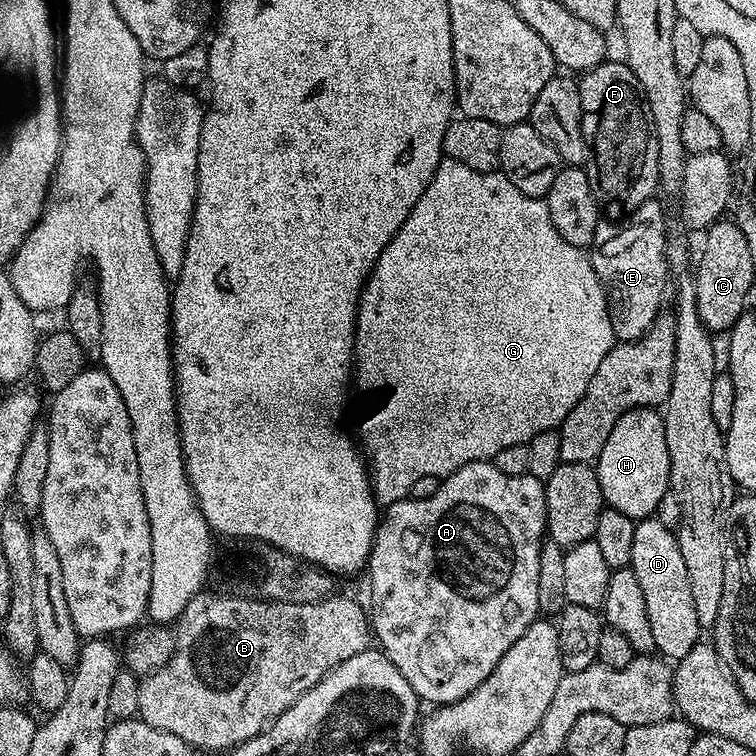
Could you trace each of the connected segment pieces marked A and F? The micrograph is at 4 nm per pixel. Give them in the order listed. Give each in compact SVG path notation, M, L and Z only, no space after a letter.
M479 460L443 477L438 490L430 498L399 500L387 505L385 512L388 513L385 516L383 513L382 519L376 525L376 537L366 565L366 577L368 576L368 584L372 587L370 623L375 643L379 651L386 653L390 662L394 662L398 670L402 670L402 678L410 682L421 701L428 703L429 700L429 705L432 706L453 704L466 698L466 694L478 690L478 686L482 686L482 682L490 678L494 666L502 662L502 654L506 654L506 650L510 650L510 646L514 646L514 642L518 642L518 638L522 638L522 634L526 634L529 626L541 615L538 606L538 558L548 526L544 481L530 475L502 474L502 470L498 470L491 462Z
M612 58L588 69L578 83L582 98L582 134L590 153L586 171L596 199L606 206L607 215L620 218L638 210L638 206L653 199L658 192L658 138L654 134L650 102L628 63L620 61L619 64Z

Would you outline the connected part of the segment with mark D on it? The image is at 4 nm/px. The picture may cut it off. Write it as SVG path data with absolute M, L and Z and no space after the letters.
M655 518L639 521L634 530L634 547L630 558L634 575L642 586L642 595L646 597L646 614L650 617L650 627L654 633L656 652L669 662L679 662L694 650L694 646L701 643L702 629L698 622L698 613L694 611L694 597L690 595L690 578L686 575L686 561L682 559L682 550L676 541L676 533L666 530L662 522Z

